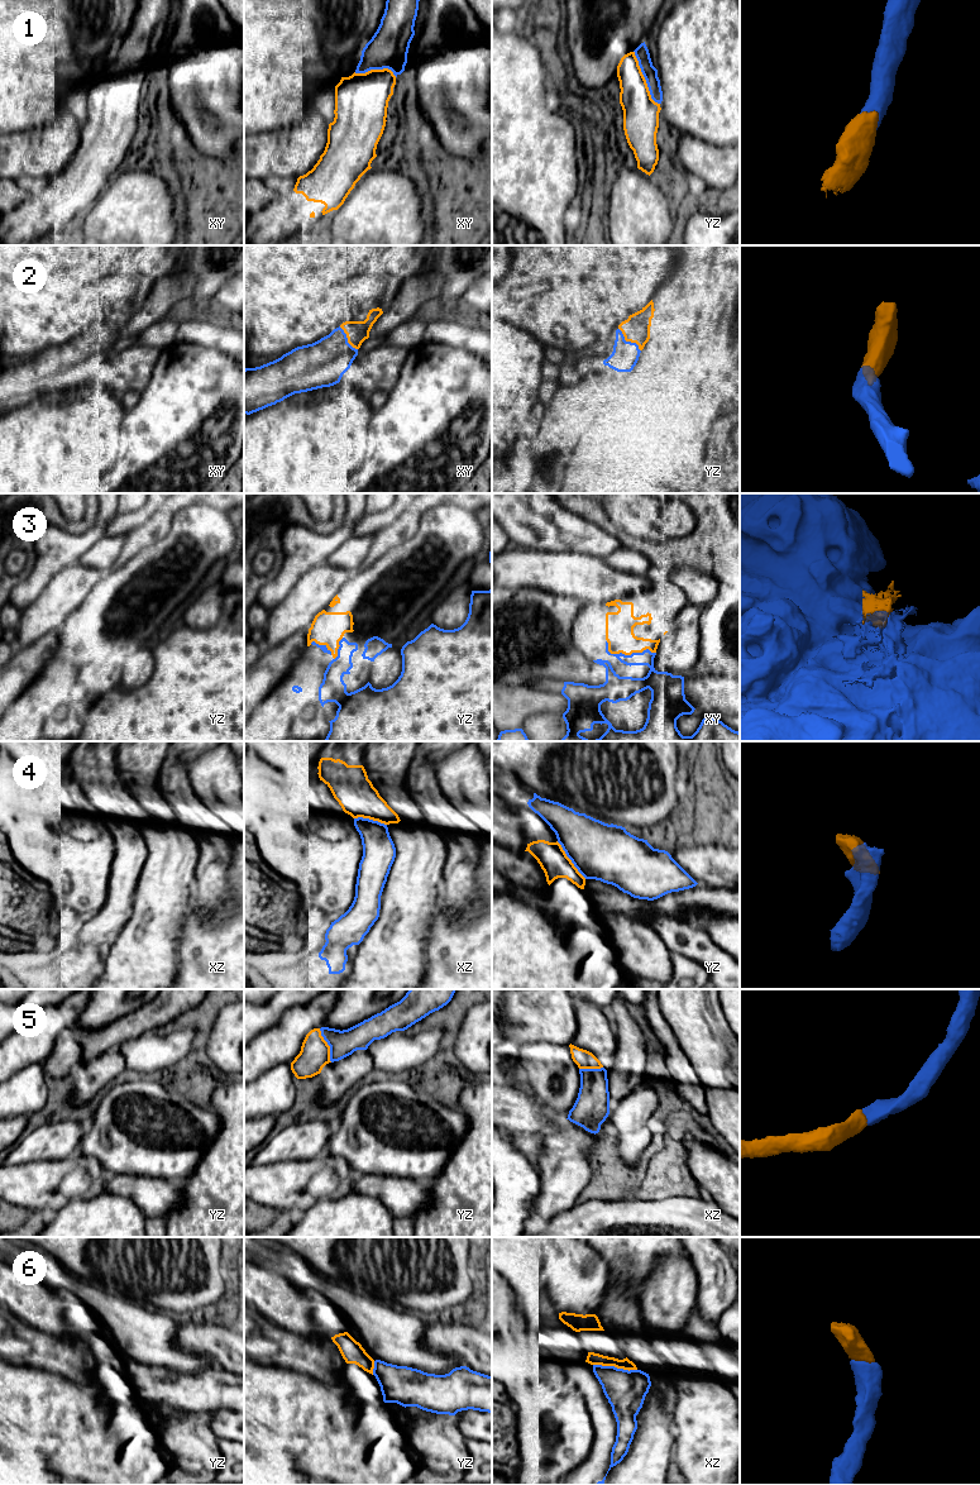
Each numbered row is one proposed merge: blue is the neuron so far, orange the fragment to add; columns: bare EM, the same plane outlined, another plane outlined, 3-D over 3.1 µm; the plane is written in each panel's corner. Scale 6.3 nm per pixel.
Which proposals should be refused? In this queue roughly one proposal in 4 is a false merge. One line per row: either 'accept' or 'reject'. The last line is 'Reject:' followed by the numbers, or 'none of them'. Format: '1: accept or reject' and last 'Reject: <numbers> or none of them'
1: accept
2: accept
3: reject
4: reject
5: accept
6: accept
Reject: 3, 4

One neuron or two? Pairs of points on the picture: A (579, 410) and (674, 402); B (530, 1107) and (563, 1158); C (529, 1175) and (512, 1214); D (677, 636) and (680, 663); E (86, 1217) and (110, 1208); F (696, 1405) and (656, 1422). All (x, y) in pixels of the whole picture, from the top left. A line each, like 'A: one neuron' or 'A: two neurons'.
A: two neurons
B: two neurons
C: one neuron
D: one neuron
E: one neuron
F: two neurons

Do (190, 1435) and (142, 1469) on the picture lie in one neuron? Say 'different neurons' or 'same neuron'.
different neurons

